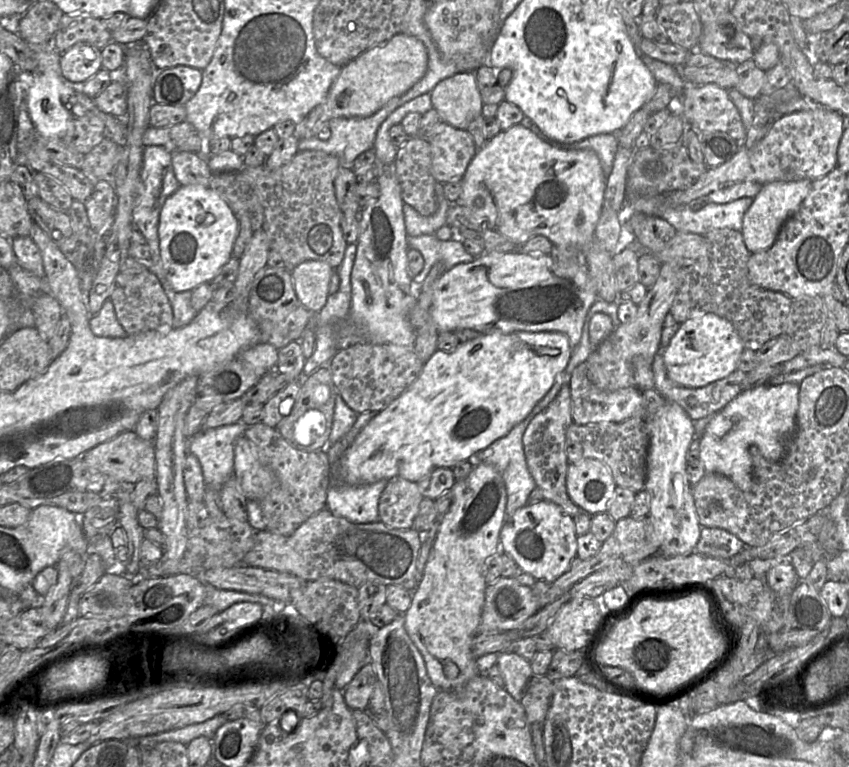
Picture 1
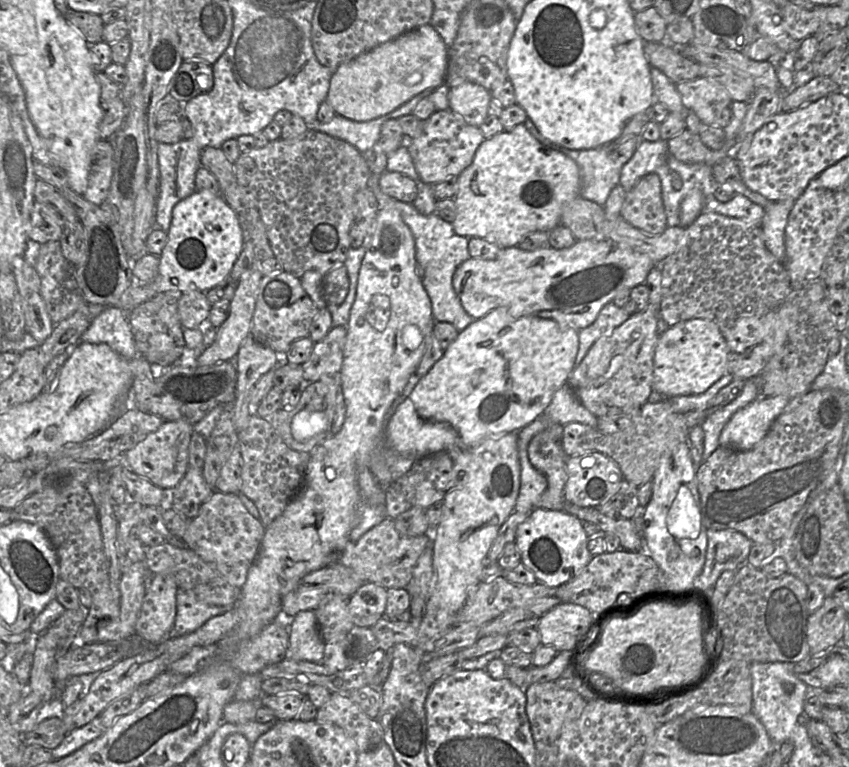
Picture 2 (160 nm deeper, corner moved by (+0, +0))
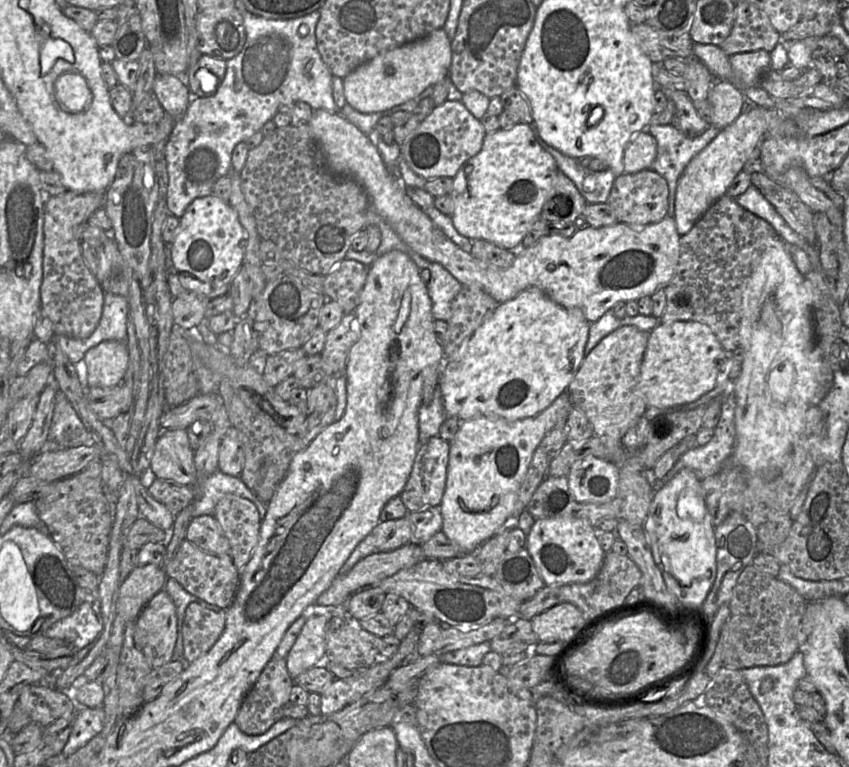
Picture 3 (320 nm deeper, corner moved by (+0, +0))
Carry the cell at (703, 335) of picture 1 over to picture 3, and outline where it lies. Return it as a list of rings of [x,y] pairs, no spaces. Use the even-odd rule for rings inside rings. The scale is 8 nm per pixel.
[[[697,321],[660,323],[648,334],[639,390],[647,407],[668,408],[698,400],[718,385],[718,358],[723,348],[712,330]]]

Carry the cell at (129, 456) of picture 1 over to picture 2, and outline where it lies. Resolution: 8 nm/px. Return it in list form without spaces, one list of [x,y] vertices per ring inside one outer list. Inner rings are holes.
[[[165,421],[156,431],[149,433],[133,448],[127,450],[121,456],[122,463],[158,487],[174,489],[188,468],[188,446],[193,430],[194,424],[187,421]]]

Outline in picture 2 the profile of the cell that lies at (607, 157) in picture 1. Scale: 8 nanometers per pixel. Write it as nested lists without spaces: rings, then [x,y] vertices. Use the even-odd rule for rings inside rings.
[[[605,143],[587,150],[571,150],[553,144],[559,151],[576,162],[580,170],[580,196],[604,206],[611,190],[619,183],[621,166],[611,158]]]

